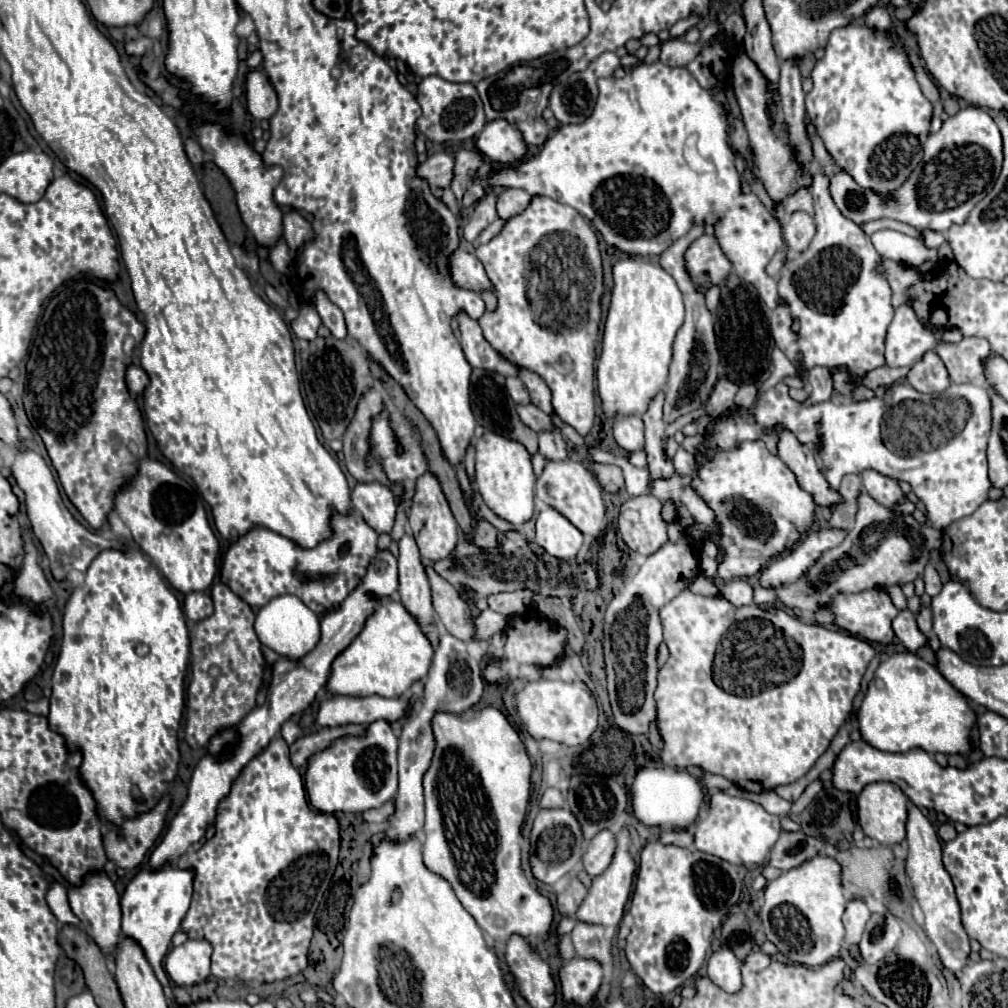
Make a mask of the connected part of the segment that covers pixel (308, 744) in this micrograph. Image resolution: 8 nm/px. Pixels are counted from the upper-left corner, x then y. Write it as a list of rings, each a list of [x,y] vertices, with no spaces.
[[[347,724],[347,726],[323,728],[317,734],[307,734],[303,738],[299,738],[295,744],[291,744],[291,762],[295,762],[295,766],[303,768],[313,754],[329,748],[337,738],[343,738],[343,736],[361,738],[361,736],[365,736],[365,732],[367,732],[365,724]]]

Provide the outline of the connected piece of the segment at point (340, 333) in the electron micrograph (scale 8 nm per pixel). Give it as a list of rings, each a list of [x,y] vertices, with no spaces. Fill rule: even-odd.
[[[317,294],[315,308],[323,320],[323,326],[327,326],[335,338],[347,336],[347,328],[345,328],[345,320],[343,320],[341,310],[333,302],[329,302],[329,298],[325,294]]]

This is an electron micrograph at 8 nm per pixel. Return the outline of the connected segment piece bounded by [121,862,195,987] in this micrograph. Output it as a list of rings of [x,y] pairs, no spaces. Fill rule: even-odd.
[[[165,862],[163,868],[157,868],[157,870],[143,868],[127,884],[121,896],[121,906],[123,906],[121,932],[135,938],[135,942],[143,946],[147,960],[151,962],[157,979],[164,987],[170,985],[170,980],[162,965],[163,956],[167,954],[171,946],[171,938],[181,928],[181,922],[189,910],[193,880],[195,880],[193,868],[175,868],[171,862]]]

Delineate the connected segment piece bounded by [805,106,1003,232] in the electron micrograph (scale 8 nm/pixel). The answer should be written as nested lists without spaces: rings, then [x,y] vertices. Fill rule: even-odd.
[[[965,106],[955,116],[947,118],[939,132],[931,134],[923,146],[923,160],[911,176],[891,194],[861,188],[827,152],[823,140],[817,134],[815,124],[805,116],[807,138],[813,148],[815,164],[829,178],[829,192],[839,212],[855,224],[865,224],[879,218],[893,218],[911,224],[919,230],[947,232],[951,224],[963,224],[971,210],[993,188],[1003,168],[1003,140],[997,124],[987,110],[977,106]]]

